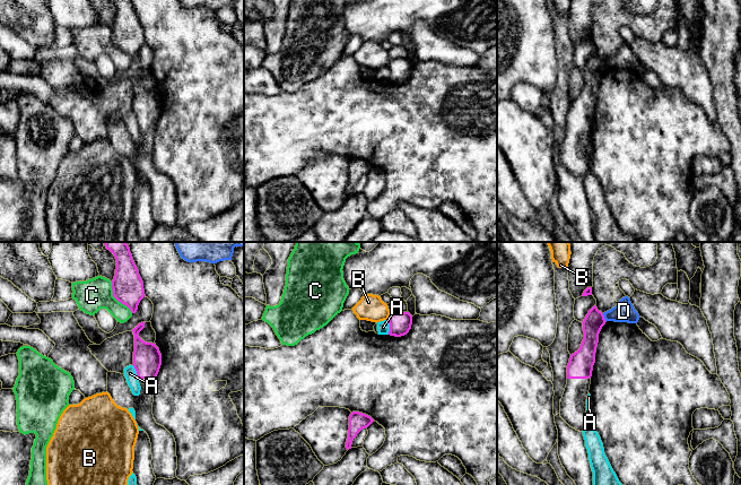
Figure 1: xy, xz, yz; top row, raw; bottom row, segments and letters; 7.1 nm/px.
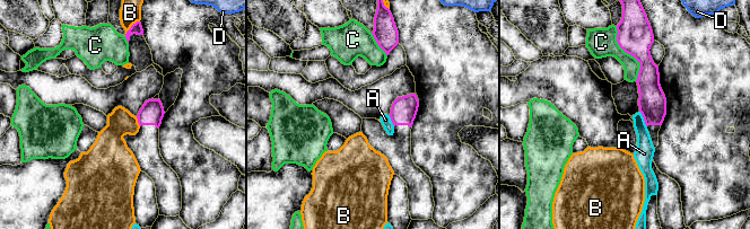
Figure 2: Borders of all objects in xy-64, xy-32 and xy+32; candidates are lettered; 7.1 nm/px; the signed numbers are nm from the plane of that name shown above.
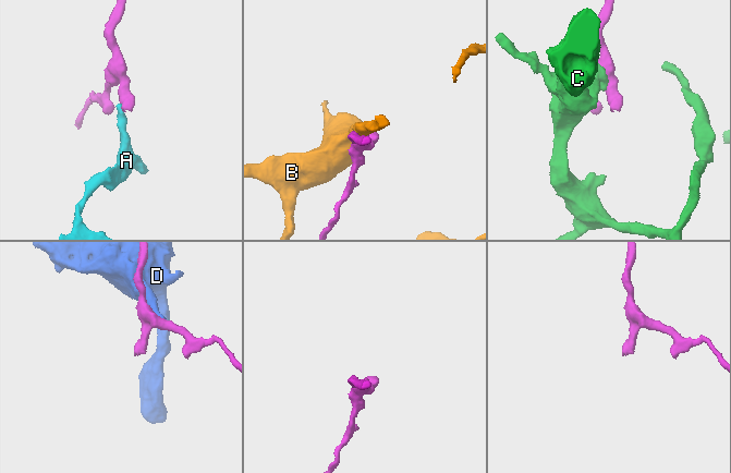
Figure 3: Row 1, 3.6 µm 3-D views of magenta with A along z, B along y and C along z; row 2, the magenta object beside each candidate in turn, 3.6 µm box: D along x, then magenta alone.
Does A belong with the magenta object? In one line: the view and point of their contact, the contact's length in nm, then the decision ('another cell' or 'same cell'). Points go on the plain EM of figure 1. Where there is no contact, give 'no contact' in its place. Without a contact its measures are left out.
xz (390, 74) | 110 nm | another cell

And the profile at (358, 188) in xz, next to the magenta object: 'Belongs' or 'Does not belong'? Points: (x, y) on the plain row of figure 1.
Does not belong

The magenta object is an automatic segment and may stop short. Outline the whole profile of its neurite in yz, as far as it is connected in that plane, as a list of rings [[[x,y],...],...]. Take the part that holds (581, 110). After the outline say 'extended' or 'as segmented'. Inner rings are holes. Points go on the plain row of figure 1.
[[[594,52],[583,70],[584,86],[567,112],[567,131],[560,148],[560,164],[576,177],[583,179],[589,170],[586,146],[589,142],[599,80],[605,71],[604,62]]] | extended

